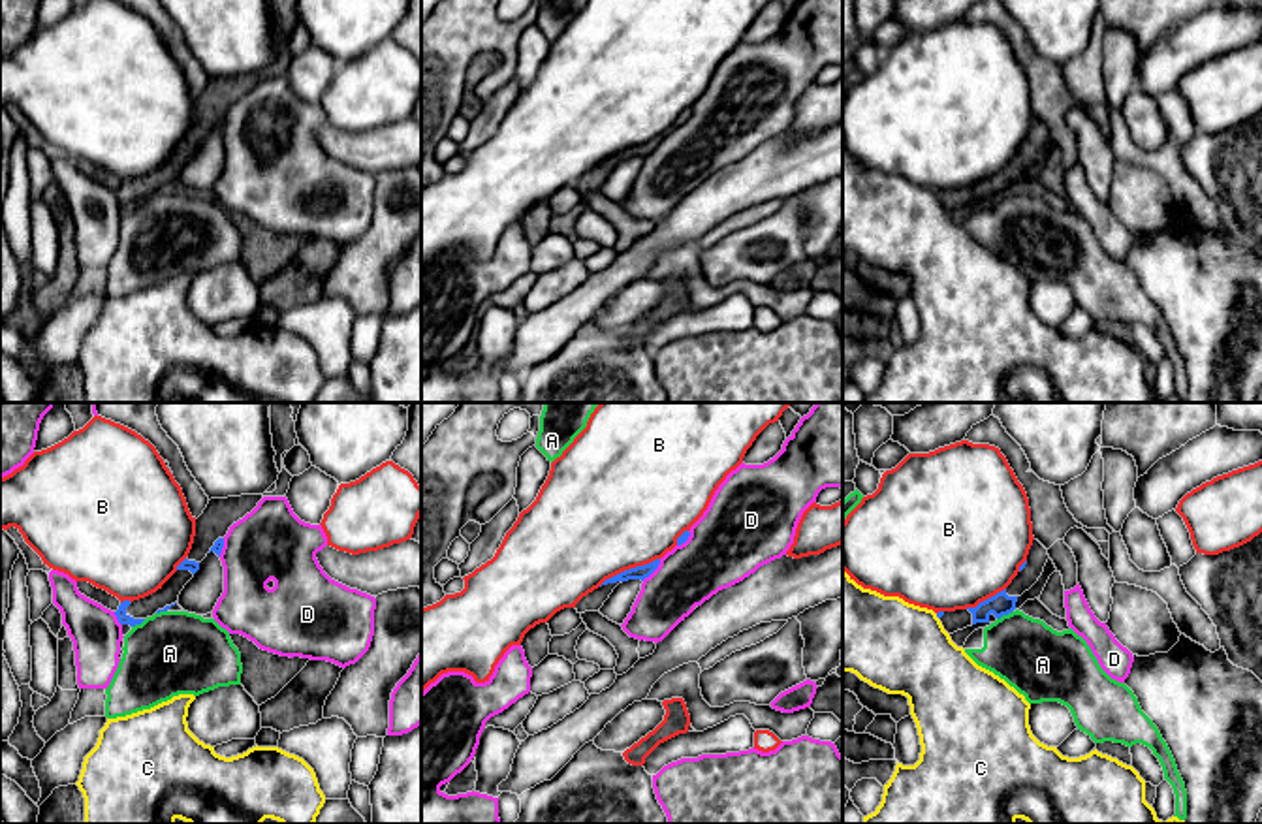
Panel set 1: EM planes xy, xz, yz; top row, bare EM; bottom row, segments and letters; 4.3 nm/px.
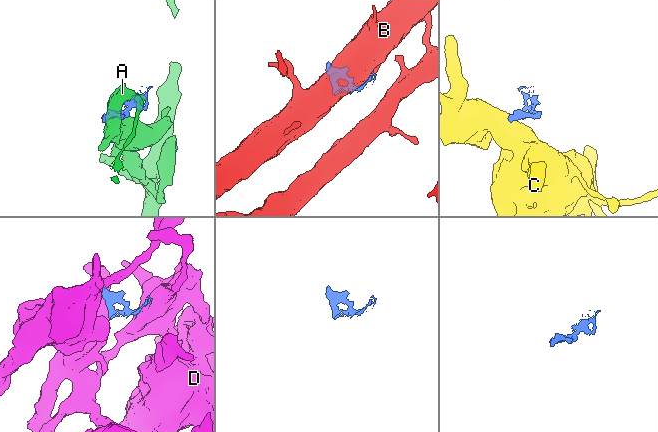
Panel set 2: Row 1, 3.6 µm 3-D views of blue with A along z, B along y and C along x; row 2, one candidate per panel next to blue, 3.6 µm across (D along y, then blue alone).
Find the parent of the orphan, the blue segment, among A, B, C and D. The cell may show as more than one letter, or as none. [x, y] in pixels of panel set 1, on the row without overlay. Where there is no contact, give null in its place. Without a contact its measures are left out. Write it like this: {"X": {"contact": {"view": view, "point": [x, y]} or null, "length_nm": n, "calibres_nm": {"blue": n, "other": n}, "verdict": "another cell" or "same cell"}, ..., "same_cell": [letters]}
{"A": {"contact": {"view": "yz", "point": [1005, 192]}, "length_nm": 80, "calibres_nm": {"blue": 100, "other": 300}, "verdict": "another cell"}, "B": {"contact": {"view": "xz", "point": [630, 147]}, "length_nm": 300, "calibres_nm": {"blue": 60, "other": 500}, "verdict": "another cell"}, "C": {"contact": {"view": "yz", "point": [937, 194]}, "length_nm": 40, "calibres_nm": {"blue": 20, "other": 380}, "verdict": "another cell"}, "D": {"contact": {"view": "xz", "point": [653, 149]}, "length_nm": 130, "calibres_nm": {"blue": 60, "other": 260}, "verdict": "another cell"}, "same_cell": []}

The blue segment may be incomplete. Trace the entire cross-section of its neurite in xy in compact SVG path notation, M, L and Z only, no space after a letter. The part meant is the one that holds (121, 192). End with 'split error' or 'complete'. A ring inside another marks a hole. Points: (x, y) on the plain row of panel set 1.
M241 73L228 77L211 77L203 92L196 98L196 115L188 135L177 145L177 151L152 173L139 179L124 179L115 190L120 203L141 203L154 192L167 190L179 181L184 164L199 149L199 141L214 130L218 135L224 126L224 115L229 105L250 92L263 73Z; split error

